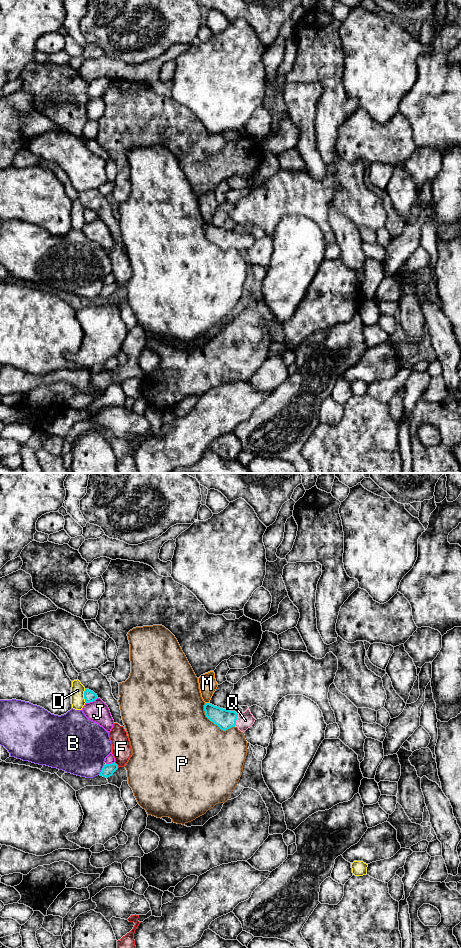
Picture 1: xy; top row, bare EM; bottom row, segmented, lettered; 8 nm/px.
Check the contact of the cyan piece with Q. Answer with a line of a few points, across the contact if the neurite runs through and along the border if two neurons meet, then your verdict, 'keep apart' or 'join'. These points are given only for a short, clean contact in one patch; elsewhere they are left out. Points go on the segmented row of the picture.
xy (225, 719), (235, 720), (245, 720) | join

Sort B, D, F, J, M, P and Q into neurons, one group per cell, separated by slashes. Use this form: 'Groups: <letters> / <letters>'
Groups: B / D / F / J / M / P / Q

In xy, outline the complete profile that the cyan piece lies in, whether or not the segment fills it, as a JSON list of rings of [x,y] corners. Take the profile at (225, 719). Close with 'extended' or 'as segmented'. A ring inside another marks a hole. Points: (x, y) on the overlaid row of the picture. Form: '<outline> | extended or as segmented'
[[[205,703],[204,711],[206,717],[223,731],[237,727],[238,730],[244,733],[256,720],[249,708],[245,712],[237,714],[234,710],[230,711]]] | extended

